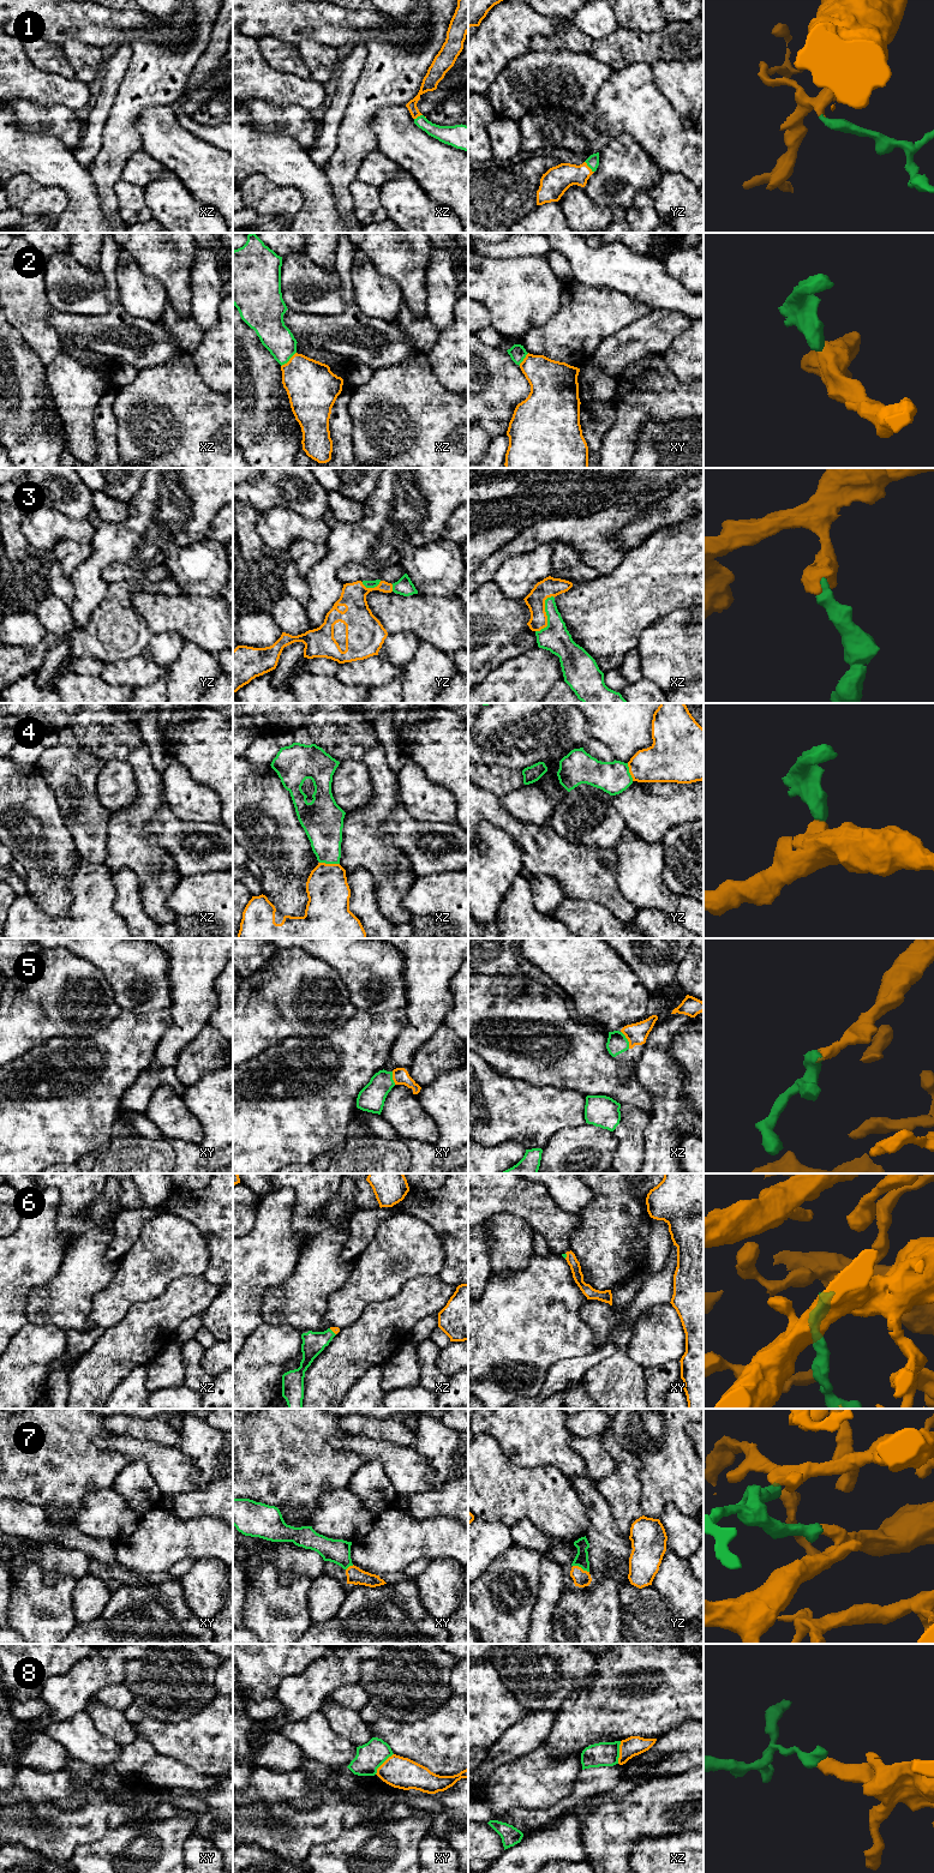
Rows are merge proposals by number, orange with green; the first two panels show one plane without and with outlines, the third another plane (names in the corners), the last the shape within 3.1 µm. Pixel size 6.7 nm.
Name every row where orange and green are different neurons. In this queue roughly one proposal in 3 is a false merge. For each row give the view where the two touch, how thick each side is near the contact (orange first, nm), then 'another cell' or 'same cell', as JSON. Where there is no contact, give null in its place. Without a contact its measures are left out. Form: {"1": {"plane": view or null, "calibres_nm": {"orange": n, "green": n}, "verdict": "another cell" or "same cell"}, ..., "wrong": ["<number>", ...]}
{"1": {"plane": "yz", "calibres_nm": {"orange": 180, "green": 80}, "verdict": "same cell"}, "2": {"plane": "xz", "calibres_nm": {"orange": 340, "green": 200}, "verdict": "another cell"}, "3": {"plane": "xz", "calibres_nm": {"orange": 130, "green": 190}, "verdict": "same cell"}, "4": {"plane": "xz", "calibres_nm": {"orange": 280, "green": 240}, "verdict": "another cell"}, "5": {"plane": "xz", "calibres_nm": {"orange": 140, "green": 140}, "verdict": "same cell"}, "6": {"plane": "xz", "calibres_nm": {"orange": 50, "green": 160}, "verdict": "same cell"}, "7": {"plane": "yz", "calibres_nm": {"orange": 120, "green": 90}, "verdict": "same cell"}, "8": {"plane": "xz", "calibres_nm": {"orange": 130, "green": 160}, "verdict": "another cell"}, "wrong": ["2", "4", "8"]}

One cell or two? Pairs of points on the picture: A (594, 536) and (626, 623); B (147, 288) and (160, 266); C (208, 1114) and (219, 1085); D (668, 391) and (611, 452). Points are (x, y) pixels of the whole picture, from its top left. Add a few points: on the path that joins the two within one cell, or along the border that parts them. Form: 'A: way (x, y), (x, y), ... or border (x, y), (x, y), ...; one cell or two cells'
A: border (626, 552), (622, 560), (611, 571), (599, 575); two cells
B: border (133, 258), (143, 272), (162, 284), (168, 298); two cells
C: way (215, 1106), (219, 1103), (219, 1092); one cell
D: way (652, 404), (622, 437); one cell

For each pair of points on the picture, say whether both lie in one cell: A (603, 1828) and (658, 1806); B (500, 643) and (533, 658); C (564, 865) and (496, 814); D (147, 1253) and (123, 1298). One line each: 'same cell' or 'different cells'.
A: same cell
B: different cells
C: same cell
D: same cell

